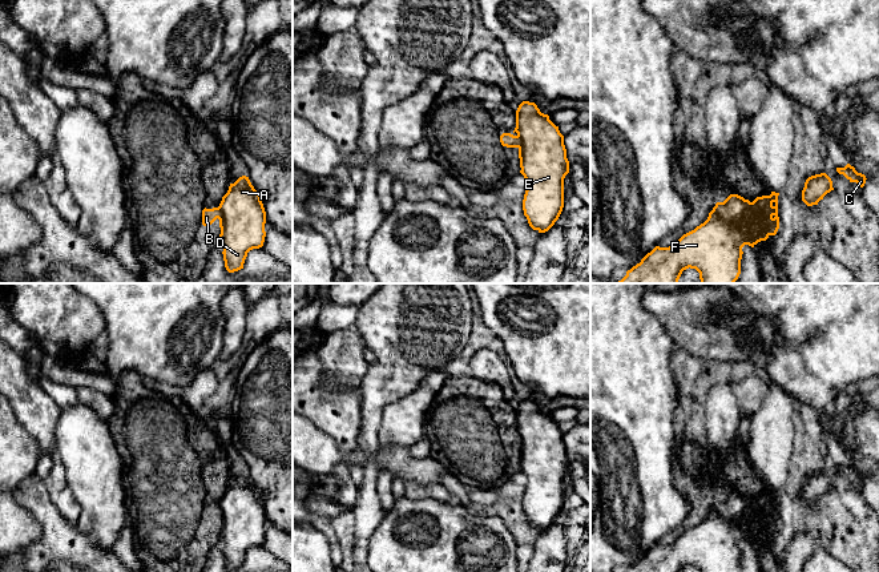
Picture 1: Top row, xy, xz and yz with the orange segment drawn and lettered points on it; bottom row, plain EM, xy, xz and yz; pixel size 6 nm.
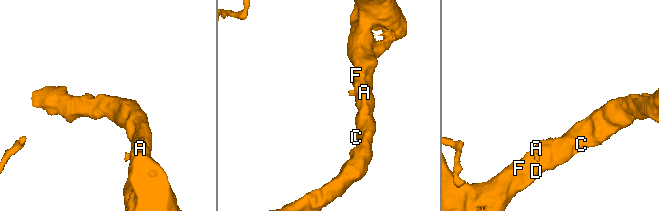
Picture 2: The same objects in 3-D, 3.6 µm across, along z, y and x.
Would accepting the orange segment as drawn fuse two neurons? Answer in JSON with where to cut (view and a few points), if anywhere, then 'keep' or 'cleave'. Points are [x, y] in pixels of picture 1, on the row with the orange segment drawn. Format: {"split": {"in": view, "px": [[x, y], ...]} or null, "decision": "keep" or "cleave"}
{"split": {"in": "yz", "px": [[748, 213], [742, 218], [744, 229]]}, "decision": "cleave"}

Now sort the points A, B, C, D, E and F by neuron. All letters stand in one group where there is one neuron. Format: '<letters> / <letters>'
A C D E F / B

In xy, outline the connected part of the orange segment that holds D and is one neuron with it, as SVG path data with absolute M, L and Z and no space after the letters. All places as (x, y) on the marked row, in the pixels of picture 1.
M246 176L230 184L218 208L223 218L219 242L225 267L234 273L243 269L250 250L263 246L266 212L261 196Z

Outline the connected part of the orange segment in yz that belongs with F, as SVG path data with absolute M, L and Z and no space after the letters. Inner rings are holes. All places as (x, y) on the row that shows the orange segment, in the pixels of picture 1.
M730 194L723 202L717 202L707 219L694 230L684 234L673 246L656 246L640 263L626 271L626 275L614 283L678 283L684 270L695 269L701 283L734 283L741 274L742 247L754 247L758 242L775 235L779 229L778 196L757 197L753 202L738 194ZM745 214L751 217L749 229L742 227Z

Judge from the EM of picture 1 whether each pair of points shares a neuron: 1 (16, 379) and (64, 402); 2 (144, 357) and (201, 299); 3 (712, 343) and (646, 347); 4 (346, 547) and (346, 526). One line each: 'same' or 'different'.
1: different
2: same
3: different
4: same

